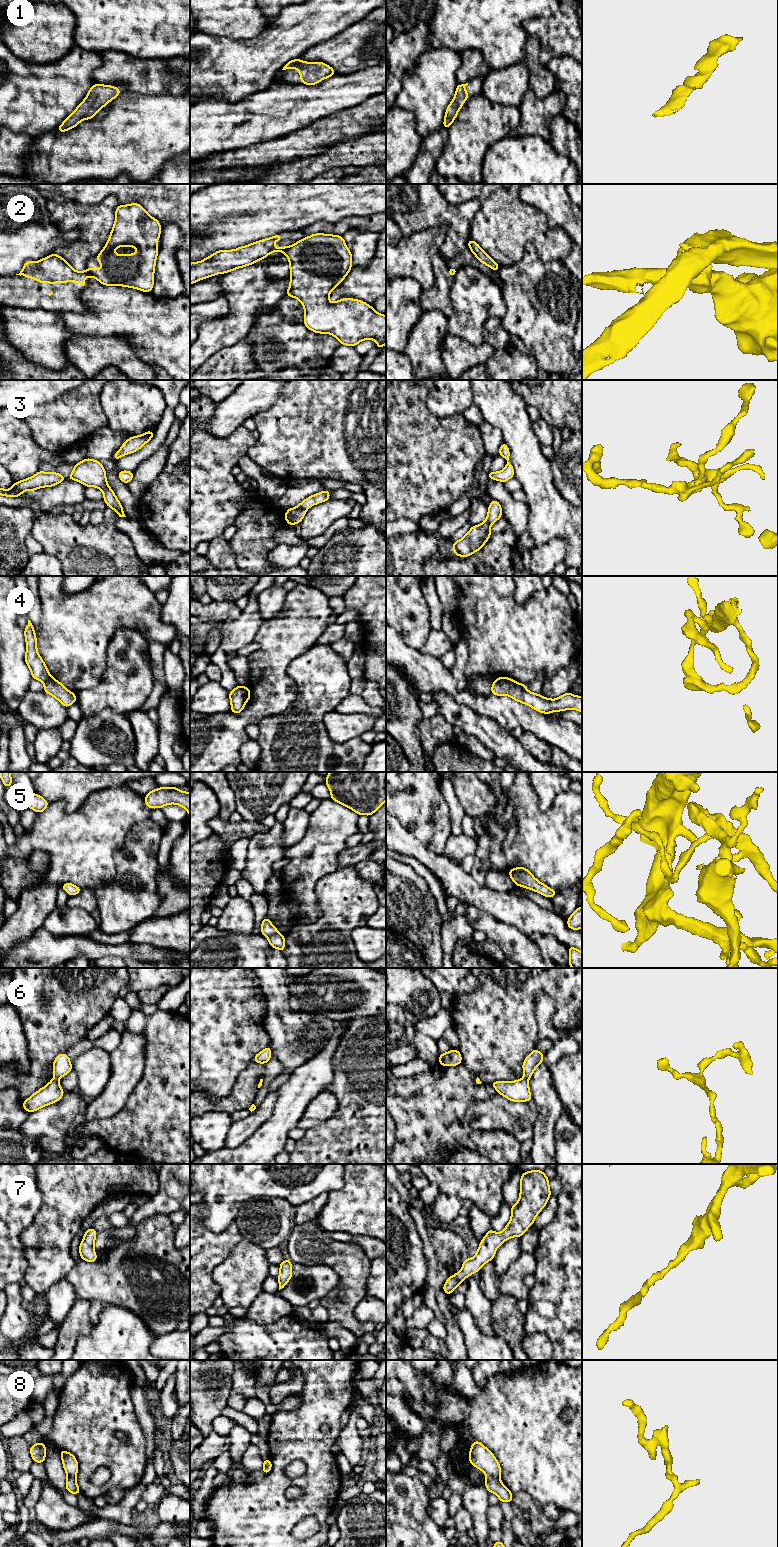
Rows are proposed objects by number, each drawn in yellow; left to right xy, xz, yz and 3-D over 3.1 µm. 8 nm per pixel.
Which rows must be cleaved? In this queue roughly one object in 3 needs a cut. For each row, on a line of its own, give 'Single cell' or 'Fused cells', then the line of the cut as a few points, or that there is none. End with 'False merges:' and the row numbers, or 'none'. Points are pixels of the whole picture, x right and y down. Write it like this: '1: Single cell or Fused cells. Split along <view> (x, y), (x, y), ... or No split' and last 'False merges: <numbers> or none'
1: Single cell. No split
2: Fused cells. Split along xy (86, 270), (92, 275)
3: Single cell. No split
4: Fused cells. Split along xz (244, 687), (246, 701)
5: Single cell. No split
6: Single cell. No split
7: Single cell. No split
8: Single cell. No split
False merges: 2, 4

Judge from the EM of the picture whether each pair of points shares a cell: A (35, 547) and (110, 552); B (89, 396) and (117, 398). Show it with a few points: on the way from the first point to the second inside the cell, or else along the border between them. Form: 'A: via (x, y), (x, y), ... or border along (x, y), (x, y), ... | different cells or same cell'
A: border along (31, 532), (32, 536), (41, 545), (43, 551) | different cells
B: border along (101, 390), (100, 405), (106, 420) | different cells

